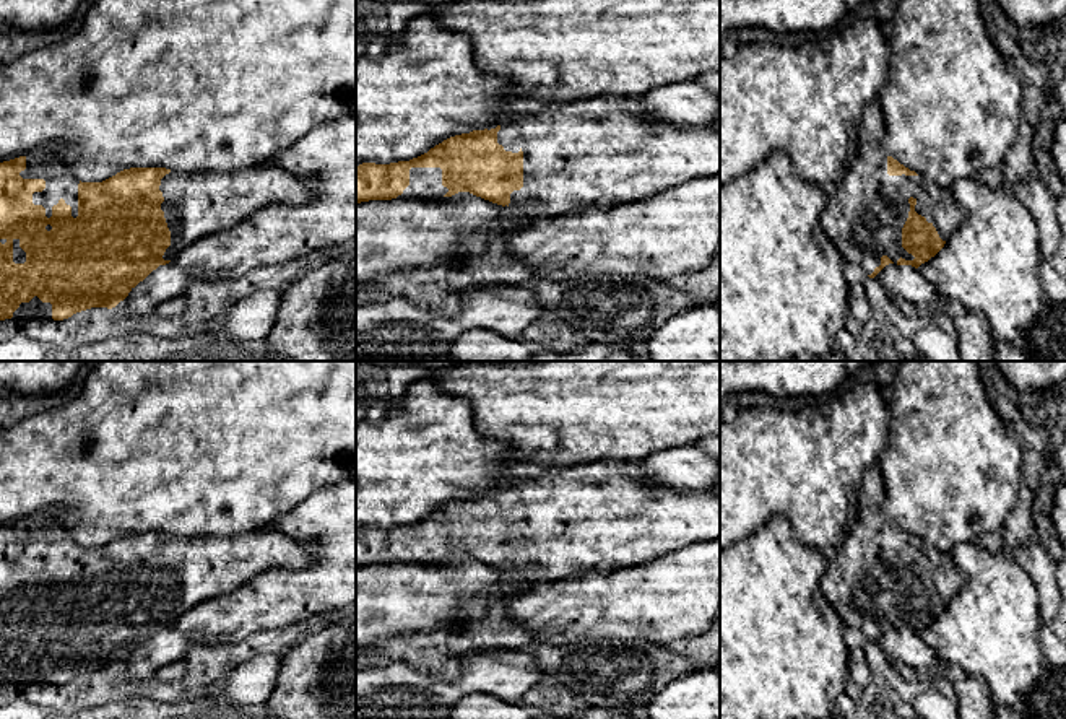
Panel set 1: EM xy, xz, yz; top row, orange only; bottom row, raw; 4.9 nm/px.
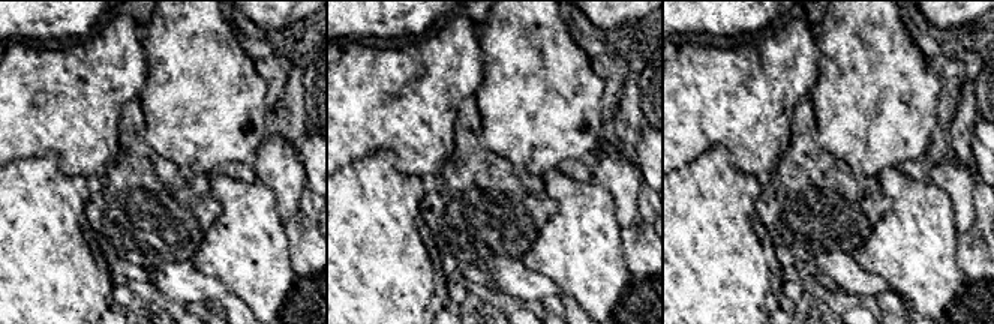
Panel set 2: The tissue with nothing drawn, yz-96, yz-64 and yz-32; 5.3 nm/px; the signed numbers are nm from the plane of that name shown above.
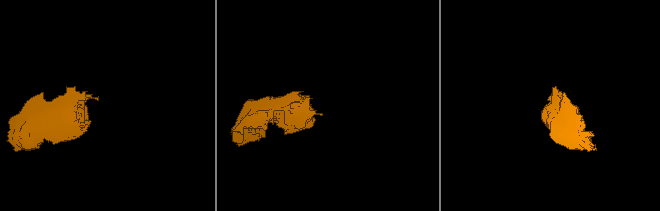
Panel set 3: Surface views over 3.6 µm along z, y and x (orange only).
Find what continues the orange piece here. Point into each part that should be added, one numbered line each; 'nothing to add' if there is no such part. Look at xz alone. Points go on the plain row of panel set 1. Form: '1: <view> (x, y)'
1: xz (598, 516)
2: xz (424, 547)

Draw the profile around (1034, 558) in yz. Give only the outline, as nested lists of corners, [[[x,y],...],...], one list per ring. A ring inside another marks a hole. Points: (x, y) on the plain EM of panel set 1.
[[[1038,540],[1014,548],[1011,556],[1030,576],[1037,587],[1042,623],[1053,620],[1058,615],[1061,605],[1056,561]]]

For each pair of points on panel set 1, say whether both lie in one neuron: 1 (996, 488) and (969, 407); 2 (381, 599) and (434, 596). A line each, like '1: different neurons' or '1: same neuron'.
1: same neuron
2: same neuron

